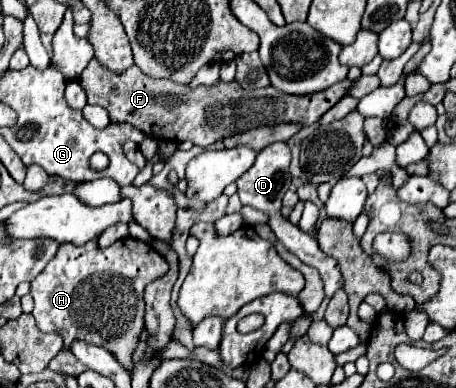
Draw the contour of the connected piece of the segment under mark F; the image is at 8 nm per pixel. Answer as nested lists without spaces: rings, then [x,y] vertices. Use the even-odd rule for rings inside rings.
[[[92,59],[80,75],[80,85],[88,95],[88,103],[104,107],[110,115],[110,121],[130,123],[146,137],[152,137],[156,141],[192,141],[194,145],[208,147],[220,139],[262,125],[292,121],[300,123],[302,127],[310,127],[312,123],[320,121],[320,117],[344,95],[348,95],[348,89],[354,85],[354,81],[344,79],[320,93],[310,95],[286,95],[272,85],[258,91],[246,91],[236,81],[224,83],[222,79],[212,87],[200,85],[192,89],[190,85],[176,85],[170,79],[164,81],[148,77],[136,65],[128,67],[124,73],[108,73],[108,69]]]

